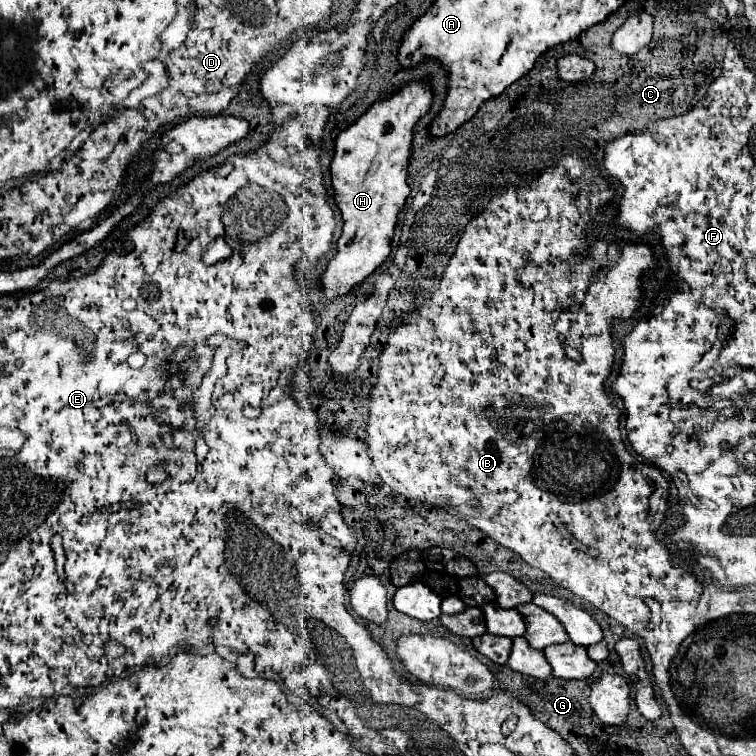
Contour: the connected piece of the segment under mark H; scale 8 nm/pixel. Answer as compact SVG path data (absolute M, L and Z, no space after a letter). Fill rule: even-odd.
M428 82L404 86L392 98L372 104L364 116L338 134L330 164L330 178L334 202L342 212L344 226L338 240L338 252L318 280L326 300L346 296L388 258L396 216L410 194L406 170L412 154L412 128L416 120L430 110L430 102L432 92ZM386 124L390 126L390 132L384 132Z

